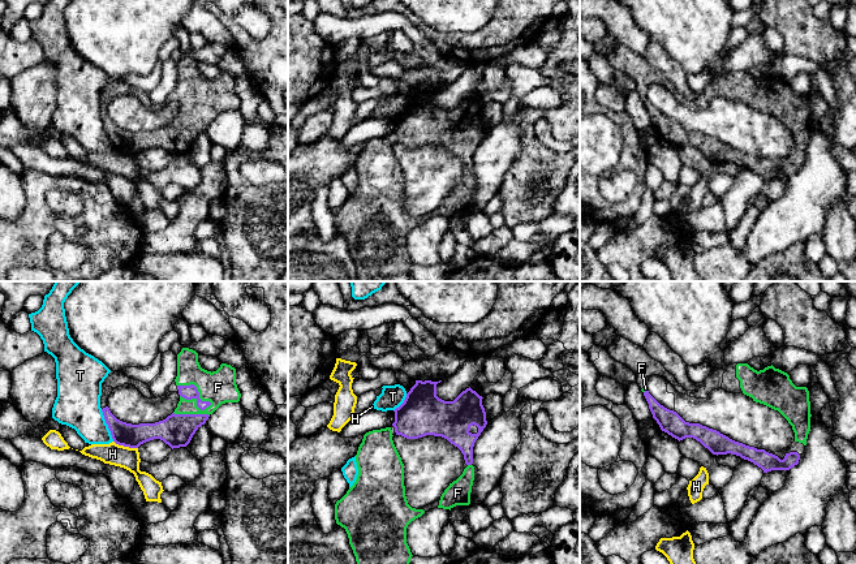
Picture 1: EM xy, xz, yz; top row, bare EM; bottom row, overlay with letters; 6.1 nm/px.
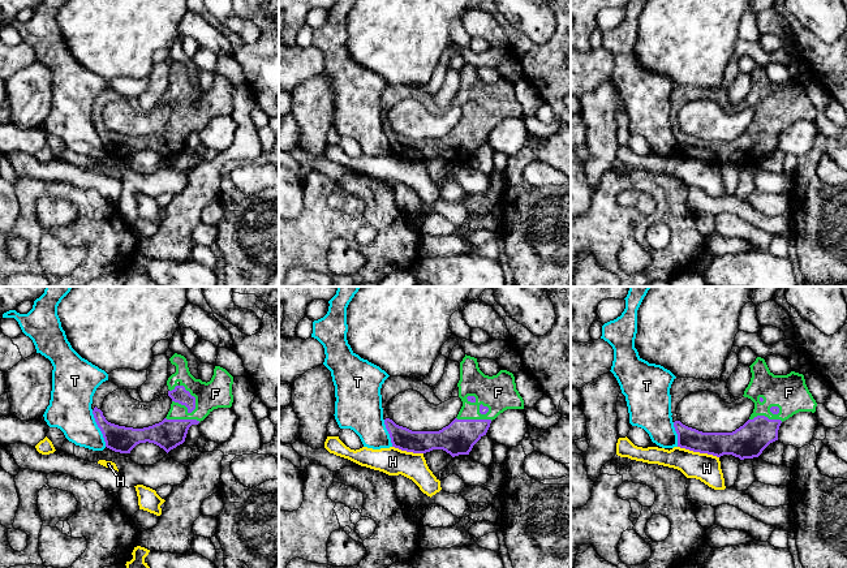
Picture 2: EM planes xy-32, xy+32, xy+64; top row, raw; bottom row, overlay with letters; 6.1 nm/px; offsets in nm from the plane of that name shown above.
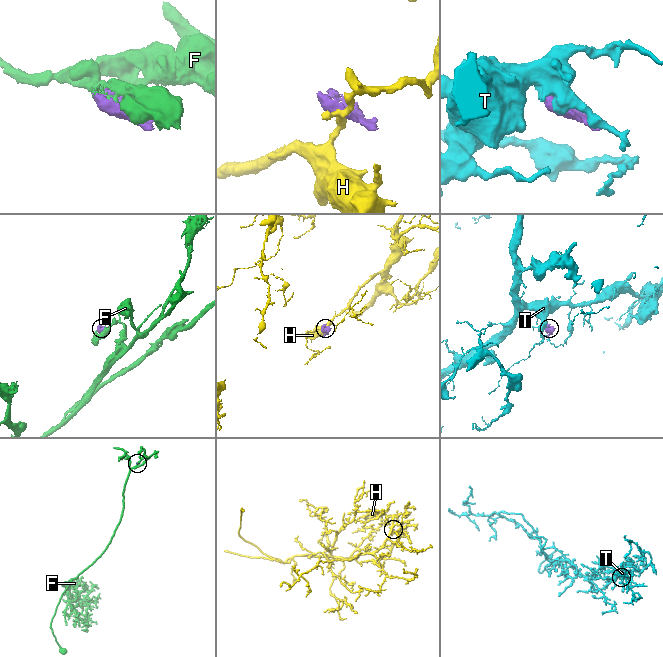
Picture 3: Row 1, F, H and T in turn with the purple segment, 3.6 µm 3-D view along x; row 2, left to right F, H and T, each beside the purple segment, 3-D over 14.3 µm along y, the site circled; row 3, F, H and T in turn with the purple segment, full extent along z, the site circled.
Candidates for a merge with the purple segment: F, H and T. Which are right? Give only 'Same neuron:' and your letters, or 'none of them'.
Same neuron: F

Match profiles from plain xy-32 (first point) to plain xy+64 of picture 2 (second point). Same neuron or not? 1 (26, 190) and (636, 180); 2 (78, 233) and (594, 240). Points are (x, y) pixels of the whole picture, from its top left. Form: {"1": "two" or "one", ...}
{"1": "one", "2": "one"}

